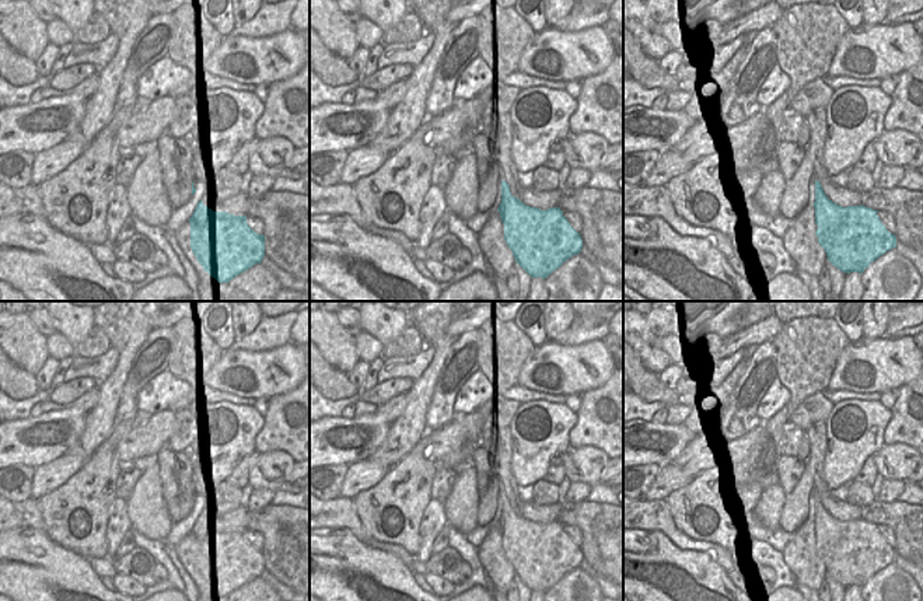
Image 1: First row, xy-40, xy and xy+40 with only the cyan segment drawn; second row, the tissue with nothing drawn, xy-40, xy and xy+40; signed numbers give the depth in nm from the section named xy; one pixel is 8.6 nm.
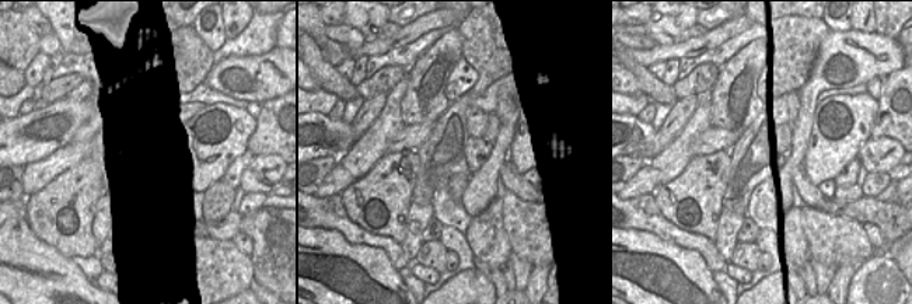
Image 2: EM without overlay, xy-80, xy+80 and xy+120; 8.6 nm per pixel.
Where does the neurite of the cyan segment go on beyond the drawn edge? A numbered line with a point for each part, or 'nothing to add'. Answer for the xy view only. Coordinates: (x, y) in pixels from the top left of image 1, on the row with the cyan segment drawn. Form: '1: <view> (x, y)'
1: xy (499, 168)

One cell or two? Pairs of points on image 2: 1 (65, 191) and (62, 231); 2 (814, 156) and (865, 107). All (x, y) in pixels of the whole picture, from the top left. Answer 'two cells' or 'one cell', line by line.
1: one cell
2: one cell

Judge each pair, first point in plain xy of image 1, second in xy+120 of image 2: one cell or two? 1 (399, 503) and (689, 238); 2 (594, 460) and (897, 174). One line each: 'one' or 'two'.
1: two
2: two

